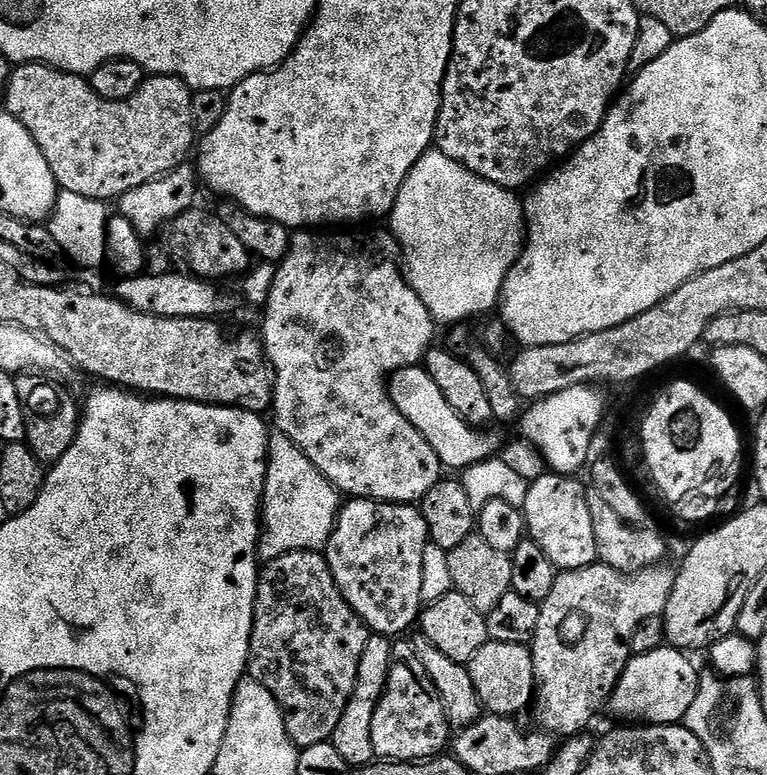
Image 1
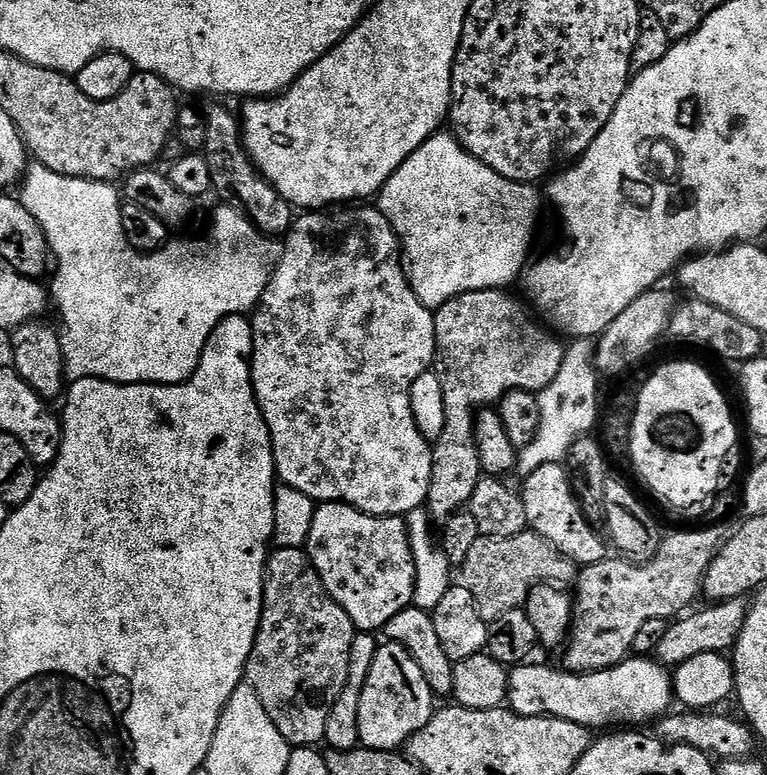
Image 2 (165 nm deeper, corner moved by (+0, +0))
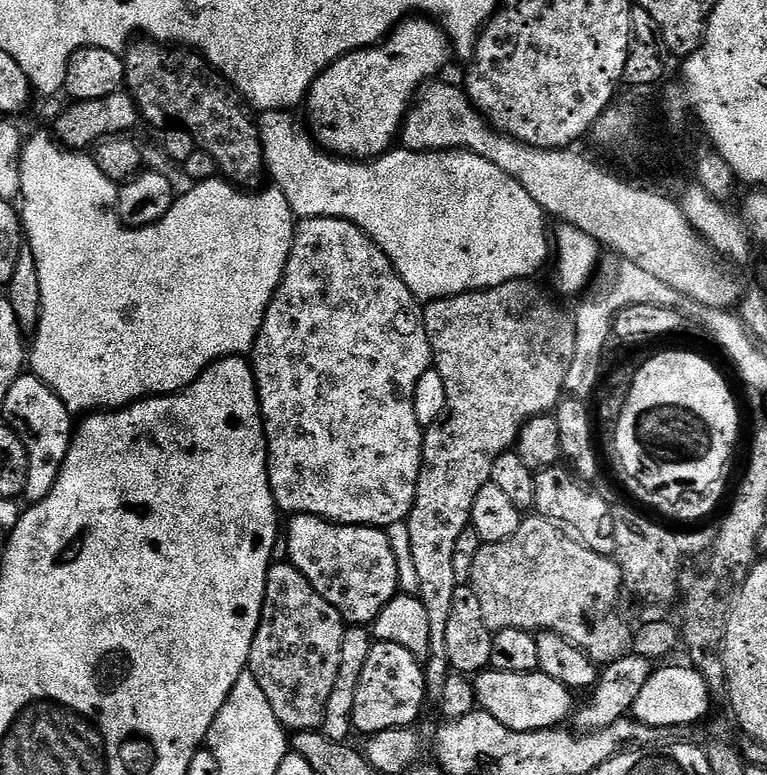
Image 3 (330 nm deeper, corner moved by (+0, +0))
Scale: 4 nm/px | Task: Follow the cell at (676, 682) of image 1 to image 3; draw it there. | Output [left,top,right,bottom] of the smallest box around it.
[474,670,574,732]

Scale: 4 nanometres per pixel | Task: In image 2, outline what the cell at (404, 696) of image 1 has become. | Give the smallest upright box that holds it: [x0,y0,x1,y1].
[358,642,434,750]

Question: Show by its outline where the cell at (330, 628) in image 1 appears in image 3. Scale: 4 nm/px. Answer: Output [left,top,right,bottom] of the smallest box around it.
[247,562,346,733]

